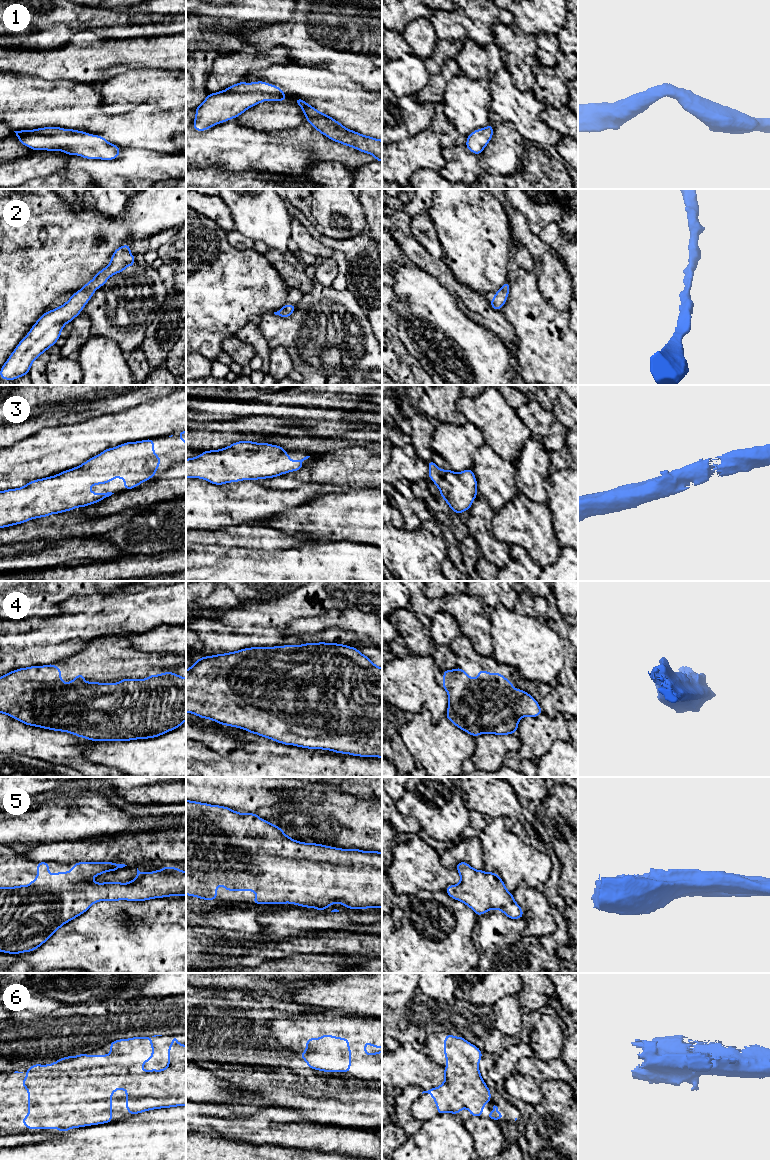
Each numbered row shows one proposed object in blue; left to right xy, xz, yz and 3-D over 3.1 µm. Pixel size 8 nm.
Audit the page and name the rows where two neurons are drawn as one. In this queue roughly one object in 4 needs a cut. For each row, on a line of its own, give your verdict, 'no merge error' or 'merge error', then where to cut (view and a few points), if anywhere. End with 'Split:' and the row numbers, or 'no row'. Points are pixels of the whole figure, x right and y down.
1: no merge error; cut none
2: no merge error; cut none
3: no merge error; cut none
4: no merge error; cut none
5: no merge error; cut none
6: no merge error; cut none
Split: no row

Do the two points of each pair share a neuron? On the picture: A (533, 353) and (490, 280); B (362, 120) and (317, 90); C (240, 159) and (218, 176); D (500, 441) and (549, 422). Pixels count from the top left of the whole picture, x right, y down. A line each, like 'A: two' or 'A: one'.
A: two
B: one
C: two
D: two

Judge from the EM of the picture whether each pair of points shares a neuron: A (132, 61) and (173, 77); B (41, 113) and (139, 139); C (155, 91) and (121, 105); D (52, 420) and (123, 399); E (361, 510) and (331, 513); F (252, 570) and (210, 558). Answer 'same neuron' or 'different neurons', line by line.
A: different neurons
B: same neuron
C: same neuron
D: same neuron
E: same neuron
F: same neuron

